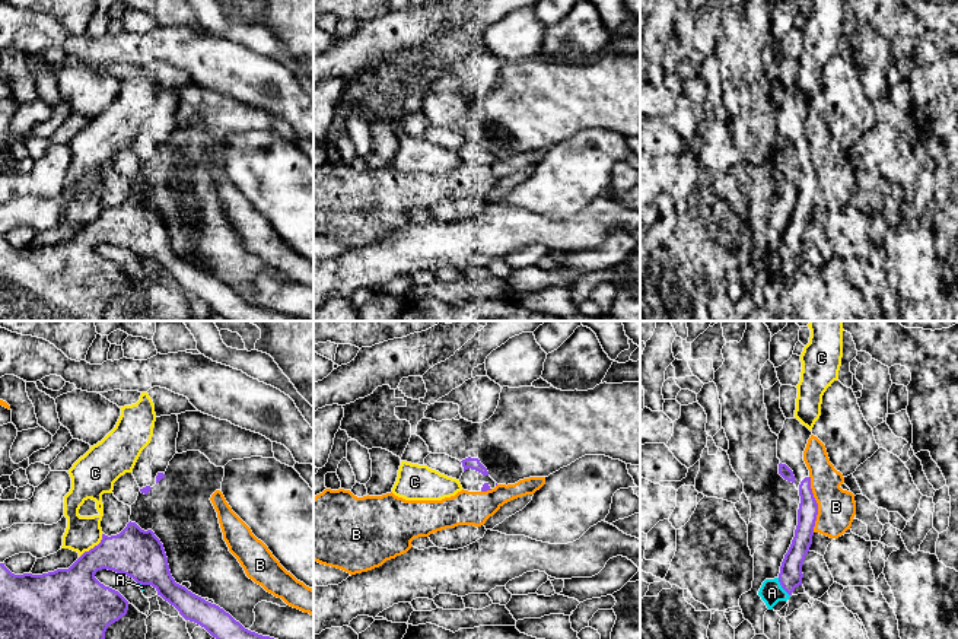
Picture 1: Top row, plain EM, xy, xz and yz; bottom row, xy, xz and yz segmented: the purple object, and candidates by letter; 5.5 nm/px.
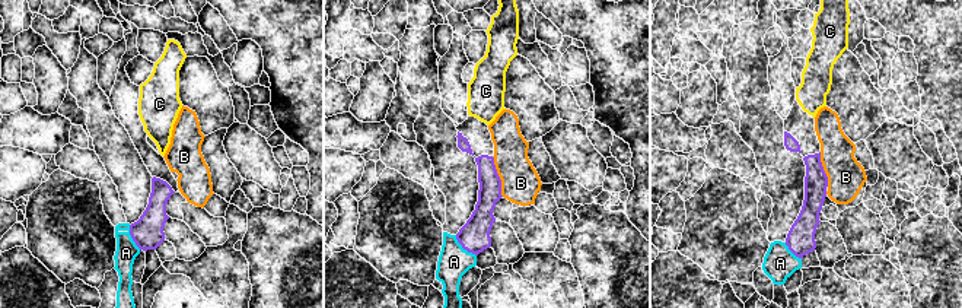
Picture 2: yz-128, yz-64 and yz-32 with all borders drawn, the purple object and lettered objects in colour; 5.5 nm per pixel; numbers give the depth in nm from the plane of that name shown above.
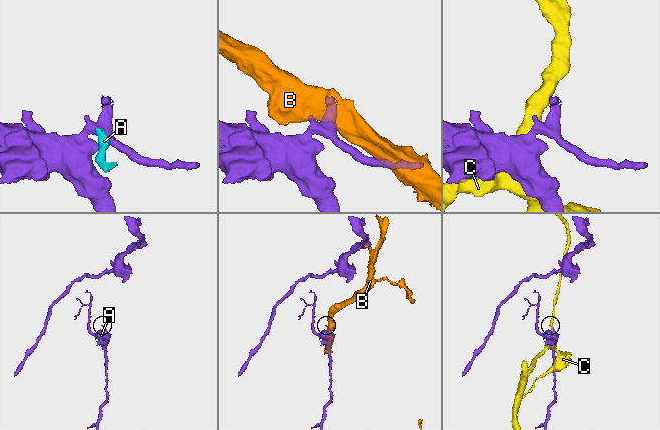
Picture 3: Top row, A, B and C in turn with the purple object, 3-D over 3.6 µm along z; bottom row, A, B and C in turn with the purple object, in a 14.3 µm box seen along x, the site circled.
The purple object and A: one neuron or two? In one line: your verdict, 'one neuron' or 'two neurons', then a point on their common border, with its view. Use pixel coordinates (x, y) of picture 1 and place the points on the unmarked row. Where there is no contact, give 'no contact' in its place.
two neurons | yz (782, 260)

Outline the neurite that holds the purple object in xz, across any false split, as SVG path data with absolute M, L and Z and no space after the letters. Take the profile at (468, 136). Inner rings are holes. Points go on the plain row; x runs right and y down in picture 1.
M465 131L461 134L464 146L459 156L464 163L468 165L487 165L497 159L497 156L488 149L487 142L480 136L478 131Z

